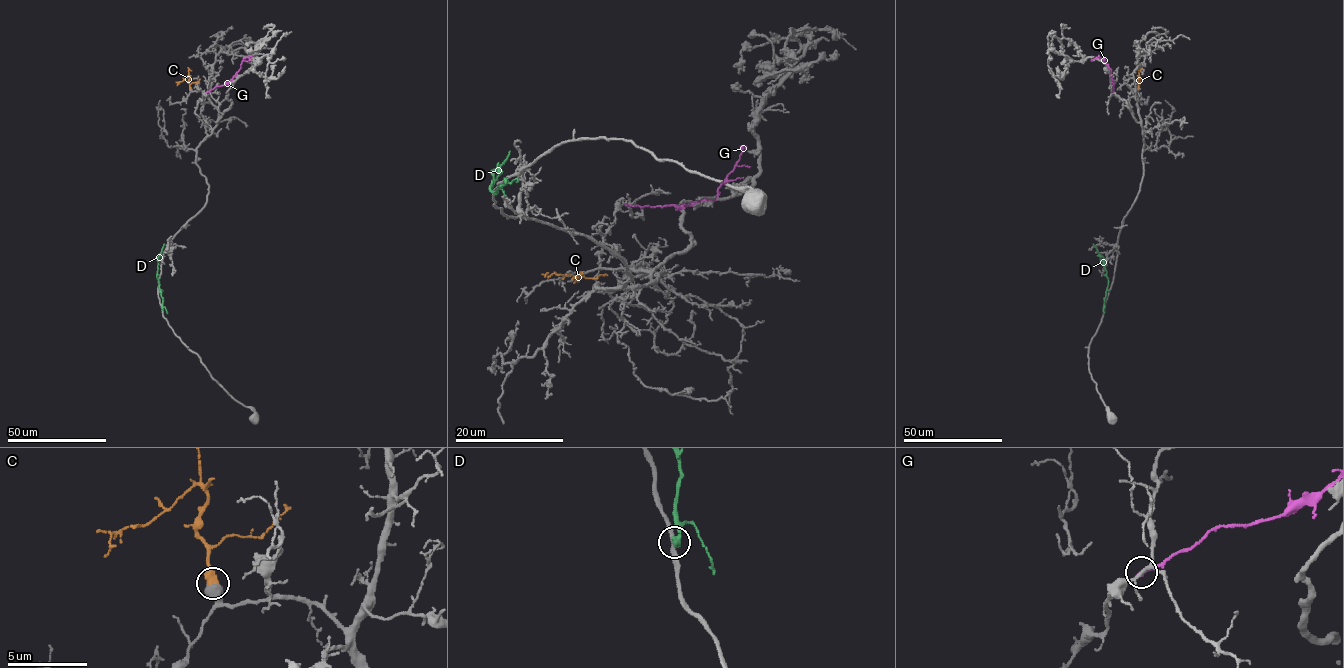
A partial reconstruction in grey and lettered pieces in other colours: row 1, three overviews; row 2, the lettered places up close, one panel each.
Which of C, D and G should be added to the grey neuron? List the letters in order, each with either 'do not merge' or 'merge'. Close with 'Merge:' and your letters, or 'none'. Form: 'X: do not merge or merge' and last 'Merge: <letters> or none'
C: merge
D: do not merge
G: do not merge
Merge: C

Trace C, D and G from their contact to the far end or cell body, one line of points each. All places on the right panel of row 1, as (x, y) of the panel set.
C: (1138, 89), (1139, 77), (1139, 85)
D: (1104, 309), (1108, 279), (1093, 244)
G: (1113, 92), (1111, 70), (1103, 58), (1091, 60)

